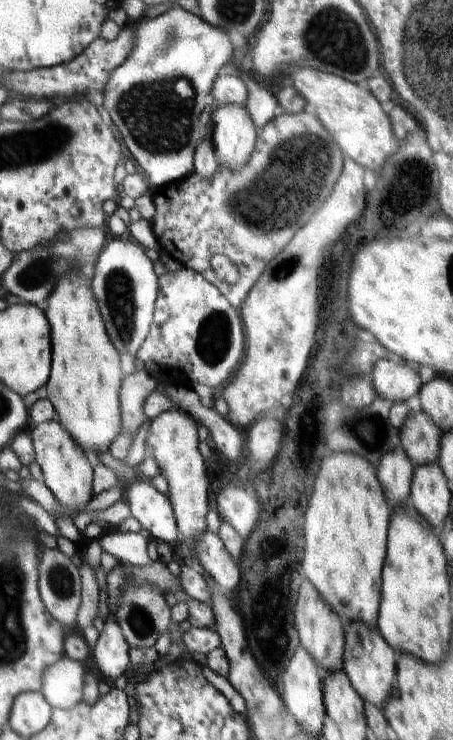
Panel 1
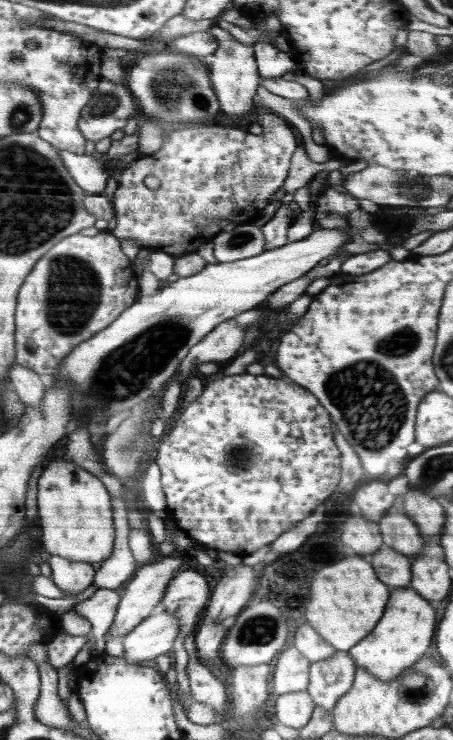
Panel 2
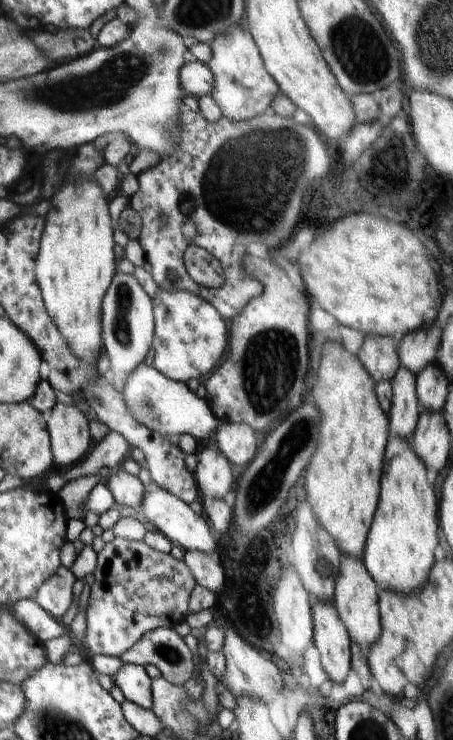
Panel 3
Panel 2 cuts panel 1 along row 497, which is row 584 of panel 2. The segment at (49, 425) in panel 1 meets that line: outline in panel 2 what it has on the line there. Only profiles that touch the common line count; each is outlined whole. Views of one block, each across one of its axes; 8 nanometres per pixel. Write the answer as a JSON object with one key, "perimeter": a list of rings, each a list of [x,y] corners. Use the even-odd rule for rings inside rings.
{"perimeter":[[[52,555],[47,561],[52,571],[52,582],[68,594],[79,594],[86,590],[94,578],[94,570],[90,563],[73,562],[60,556]]]}

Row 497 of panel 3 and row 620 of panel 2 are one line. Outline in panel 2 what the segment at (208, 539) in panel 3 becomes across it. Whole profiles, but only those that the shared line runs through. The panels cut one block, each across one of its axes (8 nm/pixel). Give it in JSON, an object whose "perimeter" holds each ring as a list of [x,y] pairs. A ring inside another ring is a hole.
{"perimeter":[[[165,609],[157,615],[148,615],[123,638],[124,660],[128,664],[153,663],[156,656],[170,652],[179,632],[179,623],[175,617],[168,614]]]}

